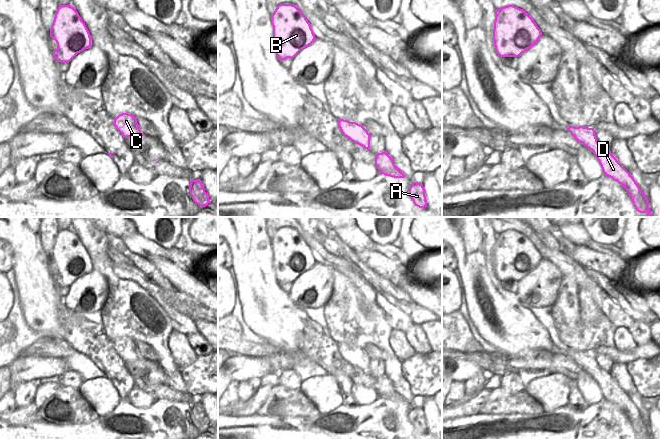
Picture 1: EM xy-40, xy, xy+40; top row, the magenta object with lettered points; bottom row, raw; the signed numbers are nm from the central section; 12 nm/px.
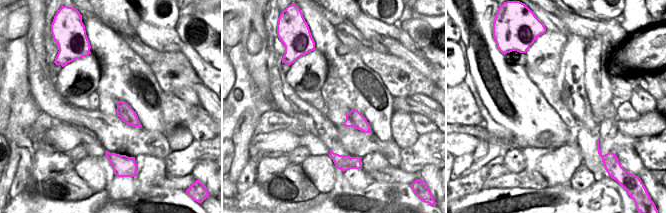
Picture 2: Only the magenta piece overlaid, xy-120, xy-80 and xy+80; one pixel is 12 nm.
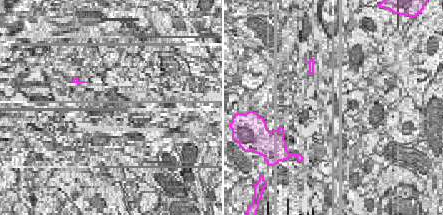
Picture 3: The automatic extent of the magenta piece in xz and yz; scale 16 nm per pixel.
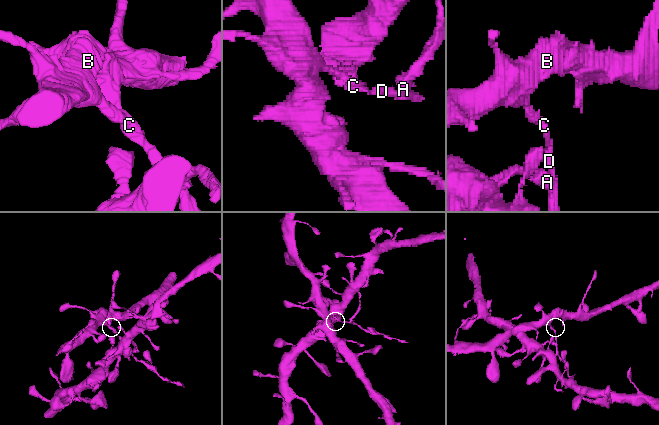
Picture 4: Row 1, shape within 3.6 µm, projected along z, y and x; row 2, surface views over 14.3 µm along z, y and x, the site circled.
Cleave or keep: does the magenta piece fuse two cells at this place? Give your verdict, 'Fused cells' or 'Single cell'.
Fused cells.

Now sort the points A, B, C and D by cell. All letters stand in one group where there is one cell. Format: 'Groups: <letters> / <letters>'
Groups: A D / B C.

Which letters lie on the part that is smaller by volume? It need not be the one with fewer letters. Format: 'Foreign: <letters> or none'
Foreign: A, D

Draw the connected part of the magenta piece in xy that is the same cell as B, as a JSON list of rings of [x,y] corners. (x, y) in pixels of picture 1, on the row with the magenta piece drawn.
[[[278,5],[271,14],[271,24],[278,60],[293,59],[316,39],[312,26],[295,5]]]

